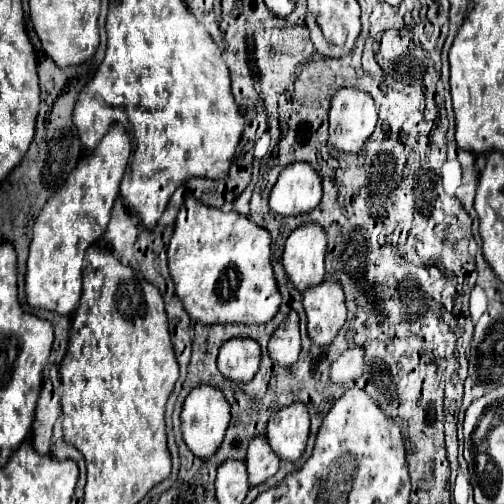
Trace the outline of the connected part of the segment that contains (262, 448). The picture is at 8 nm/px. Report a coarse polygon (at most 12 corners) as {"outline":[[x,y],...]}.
{"outline":[[256,436],[246,458],[250,486],[258,486],[278,472],[280,460]]}

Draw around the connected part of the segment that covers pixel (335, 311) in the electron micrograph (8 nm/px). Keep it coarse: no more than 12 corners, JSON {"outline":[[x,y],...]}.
{"outline":[[340,284],[304,292],[308,338],[330,346],[346,322]]}

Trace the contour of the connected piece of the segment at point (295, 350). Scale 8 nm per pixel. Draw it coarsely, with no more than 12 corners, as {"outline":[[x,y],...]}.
{"outline":[[296,312],[276,328],[268,344],[272,362],[296,364],[300,328]]}

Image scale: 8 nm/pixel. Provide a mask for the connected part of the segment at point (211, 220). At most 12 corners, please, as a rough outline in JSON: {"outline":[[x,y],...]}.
{"outline":[[186,198],[168,246],[192,322],[266,324],[268,230]]}

